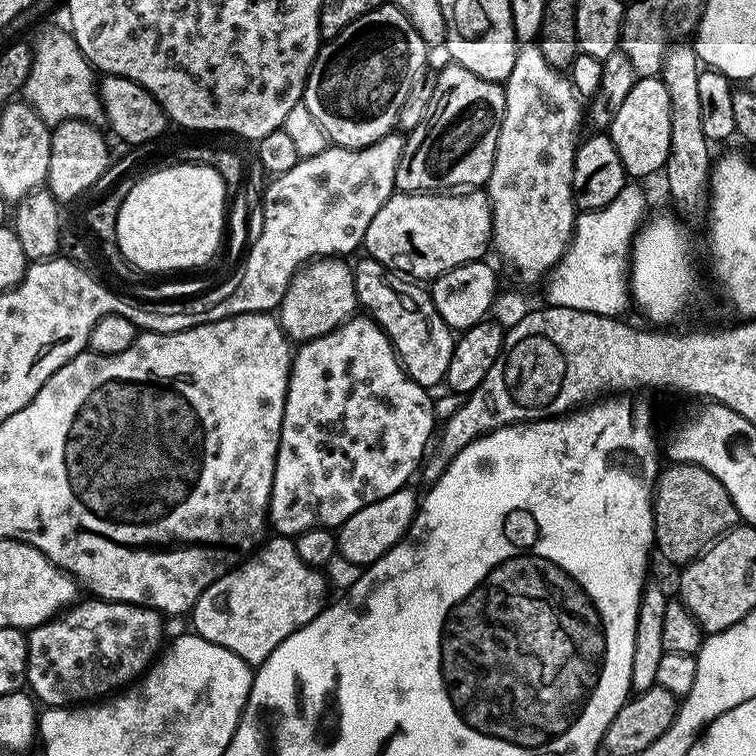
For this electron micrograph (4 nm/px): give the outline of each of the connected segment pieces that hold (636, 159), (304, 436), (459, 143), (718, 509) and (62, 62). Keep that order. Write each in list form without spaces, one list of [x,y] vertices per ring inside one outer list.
[[[659,76],[637,79],[610,125],[610,135],[629,177],[657,175],[663,169],[670,154],[670,94]]]
[[[367,314],[353,316],[345,324],[340,324],[334,330],[330,330],[330,334],[303,341],[295,349],[292,368],[288,372],[288,393],[286,394],[286,406],[282,414],[282,434],[278,442],[278,454],[274,466],[274,482],[272,483],[272,493],[268,503],[268,523],[271,531],[276,536],[295,538],[312,528],[336,530],[354,514],[358,514],[358,510],[362,510],[366,506],[370,506],[374,502],[378,502],[405,487],[409,483],[408,479],[415,472],[417,475],[418,469],[421,467],[422,461],[433,443],[434,433],[438,428],[438,420],[436,424],[436,408],[432,405],[432,400],[428,396],[431,396],[429,389],[418,386],[418,382],[414,382],[414,378],[410,378],[406,374],[406,370],[400,364],[400,359],[396,356],[390,338],[377,326],[376,321]]]
[[[448,62],[441,72],[435,73],[435,78],[434,98],[430,102],[430,110],[426,110],[424,123],[407,133],[404,141],[404,150],[396,167],[396,188],[402,192],[439,192],[487,185],[506,110],[503,83],[495,84],[486,78],[478,78],[478,74],[470,74],[466,66],[455,62]]]
[[[669,463],[661,471],[652,497],[652,517],[654,518],[654,545],[675,566],[689,564],[698,559],[711,544],[729,530],[737,527],[740,515],[722,482],[702,470],[700,464]]]
[[[68,30],[48,32],[40,41],[35,41],[30,78],[26,78],[22,96],[49,126],[61,124],[64,120],[89,120],[99,125],[104,120],[97,73]]]

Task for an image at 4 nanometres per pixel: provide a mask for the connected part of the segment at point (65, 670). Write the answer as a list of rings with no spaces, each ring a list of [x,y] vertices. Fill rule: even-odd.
[[[99,598],[87,599],[73,603],[55,620],[39,624],[27,633],[26,684],[41,705],[71,708],[111,697],[141,679],[165,643],[166,620],[155,608],[117,604],[114,600]]]

